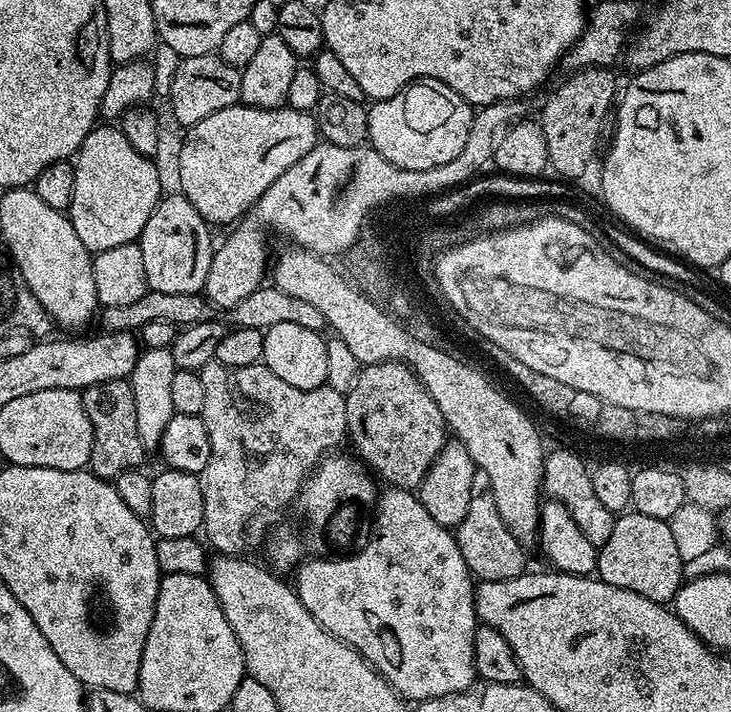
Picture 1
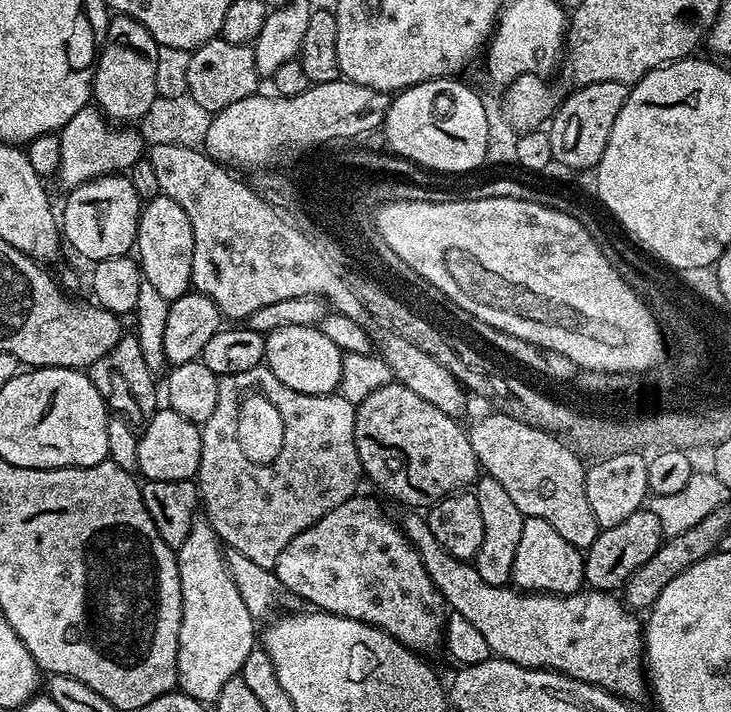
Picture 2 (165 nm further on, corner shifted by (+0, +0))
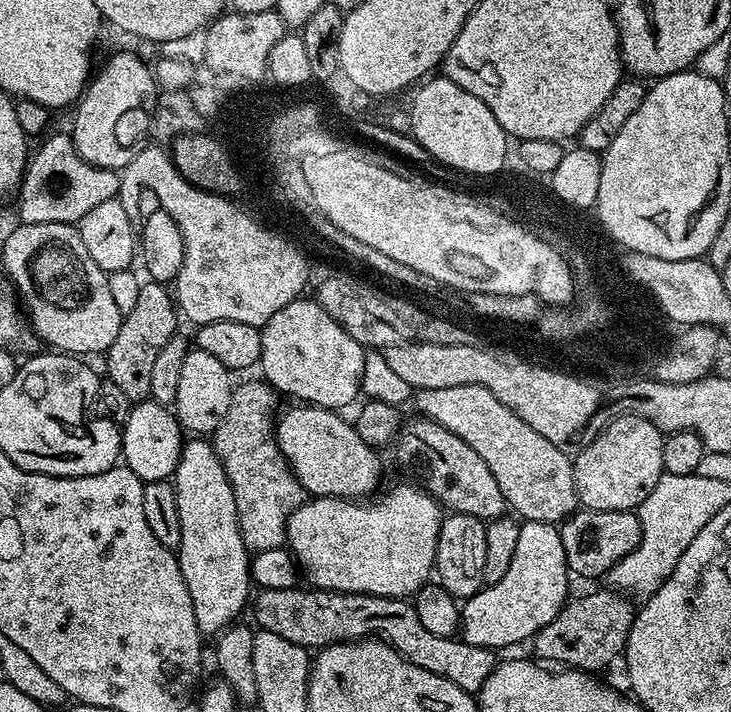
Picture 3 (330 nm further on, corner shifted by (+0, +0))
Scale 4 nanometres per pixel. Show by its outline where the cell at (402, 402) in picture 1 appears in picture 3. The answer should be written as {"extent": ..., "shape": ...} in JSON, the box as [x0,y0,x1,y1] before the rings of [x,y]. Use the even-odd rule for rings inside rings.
{"extent":[395,418,506,522],"shape":[[[415,418],[401,427],[395,441],[396,460],[409,472],[411,479],[419,483],[425,492],[429,492],[435,500],[439,500],[445,509],[452,512],[461,512],[462,514],[470,514],[474,518],[485,522],[497,520],[499,516],[505,515],[506,505],[504,503],[504,495],[498,486],[494,474],[490,474],[490,466],[486,466],[486,462],[482,462],[475,450],[466,442],[462,442],[462,438],[458,438],[458,434],[450,434],[450,430],[443,428],[438,422],[433,420],[425,420],[423,418]]]}

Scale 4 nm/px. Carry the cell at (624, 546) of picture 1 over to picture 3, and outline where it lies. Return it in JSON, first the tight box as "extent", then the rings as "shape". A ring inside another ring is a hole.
{"extent":[559,510,642,577],"shape":[[[577,510],[559,525],[562,550],[566,550],[566,562],[573,577],[607,577],[608,571],[622,558],[633,552],[642,538],[642,526],[635,511],[606,510],[590,512]]]}

